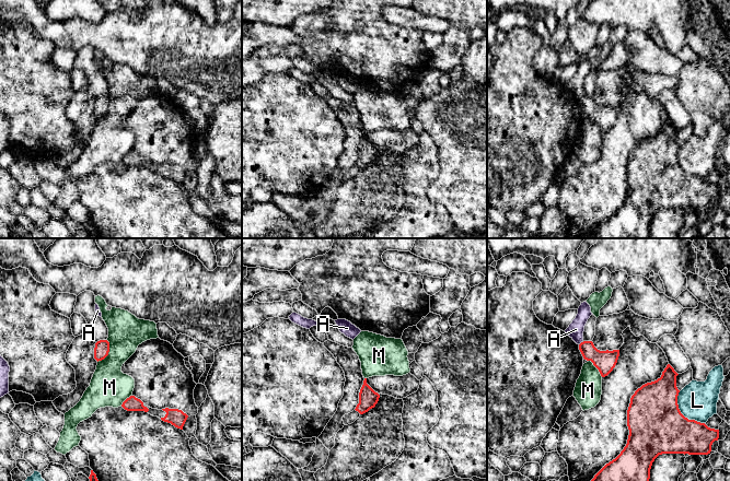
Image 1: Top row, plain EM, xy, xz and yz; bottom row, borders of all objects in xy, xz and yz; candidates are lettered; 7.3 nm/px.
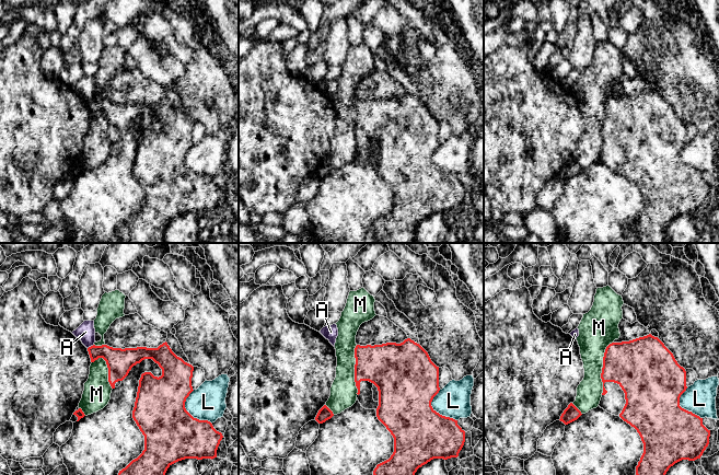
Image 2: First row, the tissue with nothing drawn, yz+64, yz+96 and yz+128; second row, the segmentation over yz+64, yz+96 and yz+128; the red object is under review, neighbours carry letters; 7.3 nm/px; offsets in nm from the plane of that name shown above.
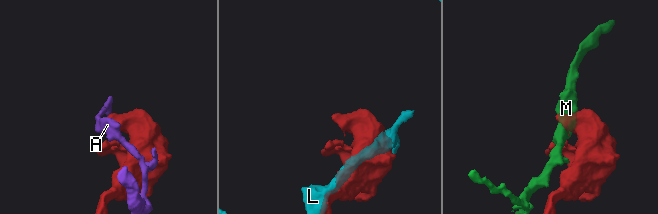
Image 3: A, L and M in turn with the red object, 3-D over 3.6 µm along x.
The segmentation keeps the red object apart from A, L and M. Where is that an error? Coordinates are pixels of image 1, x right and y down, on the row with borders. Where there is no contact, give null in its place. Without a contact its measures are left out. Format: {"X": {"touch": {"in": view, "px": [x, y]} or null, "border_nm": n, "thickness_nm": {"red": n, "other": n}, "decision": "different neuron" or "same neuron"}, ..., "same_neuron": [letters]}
{"A": {"touch": {"in": "yz", "px": [581, 342]}, "border_nm": 50, "thickness_nm": {"red": 160, "other": 120}, "decision": "different neuron"}, "L": {"touch": {"in": "yz", "px": [682, 414]}, "border_nm": 320, "thickness_nm": {"red": 400, "other": 280}, "decision": "different neuron"}, "M": {"touch": {"in": "xy", "px": [108, 351]}, "border_nm": 180, "thickness_nm": {"red": 110, "other": 280}, "decision": "different neuron"}, "same_neuron": []}

